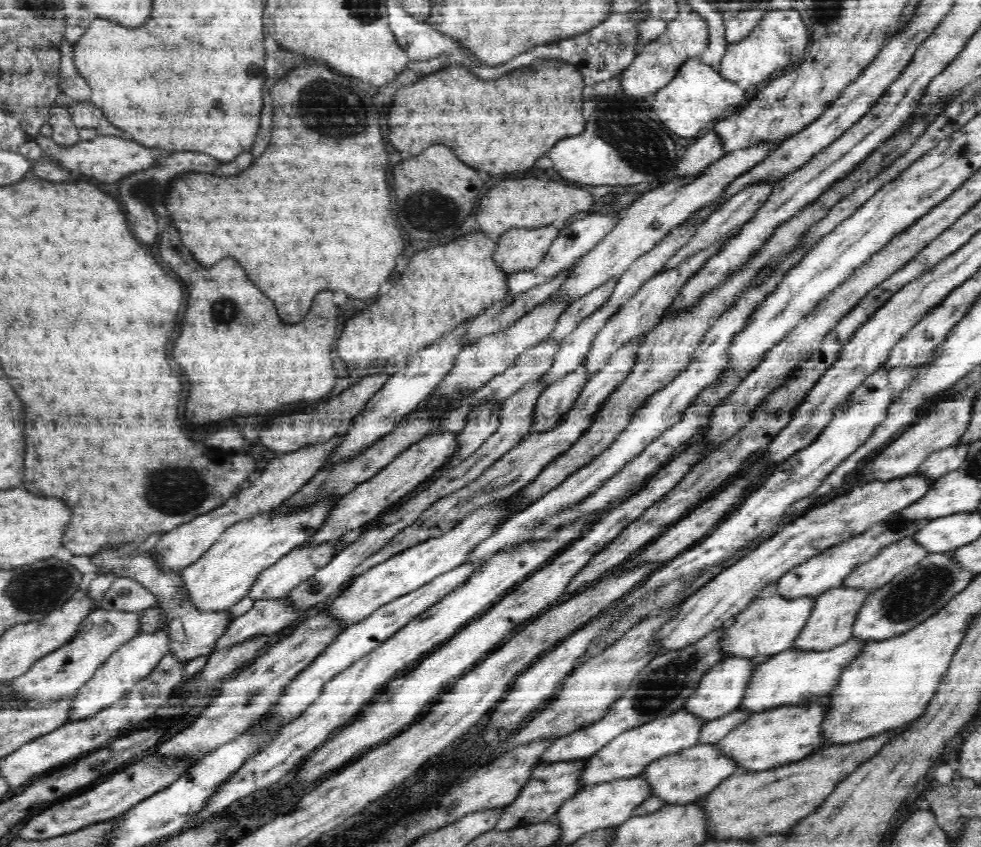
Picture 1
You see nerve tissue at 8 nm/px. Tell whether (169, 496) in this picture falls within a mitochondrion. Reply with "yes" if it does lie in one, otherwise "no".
yes

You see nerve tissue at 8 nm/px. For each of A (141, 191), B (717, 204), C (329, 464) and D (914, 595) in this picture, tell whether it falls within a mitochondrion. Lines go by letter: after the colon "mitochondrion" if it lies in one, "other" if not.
A: mitochondrion
B: other
C: other
D: mitochondrion

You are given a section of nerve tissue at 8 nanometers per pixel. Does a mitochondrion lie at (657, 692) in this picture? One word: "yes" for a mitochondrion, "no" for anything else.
yes

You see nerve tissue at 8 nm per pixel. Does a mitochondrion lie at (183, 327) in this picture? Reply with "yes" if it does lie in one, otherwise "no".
no

